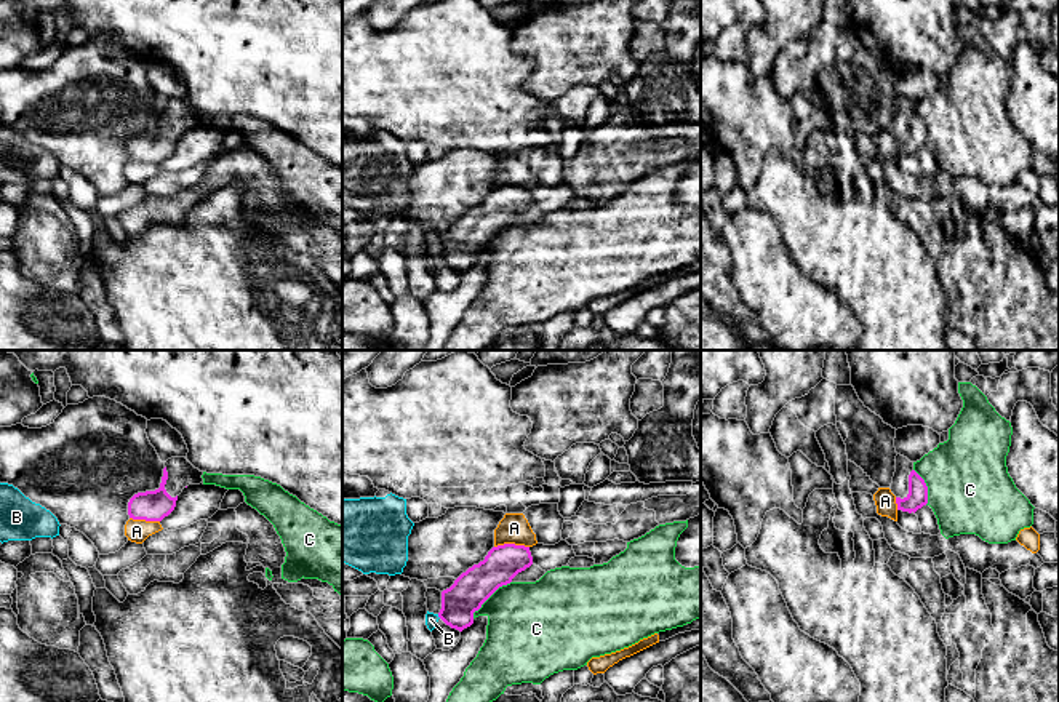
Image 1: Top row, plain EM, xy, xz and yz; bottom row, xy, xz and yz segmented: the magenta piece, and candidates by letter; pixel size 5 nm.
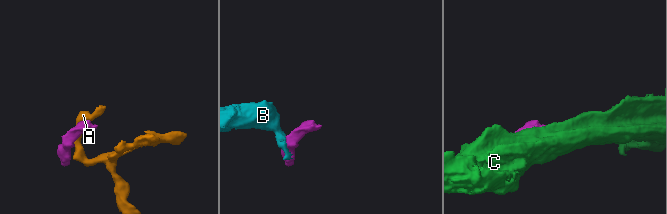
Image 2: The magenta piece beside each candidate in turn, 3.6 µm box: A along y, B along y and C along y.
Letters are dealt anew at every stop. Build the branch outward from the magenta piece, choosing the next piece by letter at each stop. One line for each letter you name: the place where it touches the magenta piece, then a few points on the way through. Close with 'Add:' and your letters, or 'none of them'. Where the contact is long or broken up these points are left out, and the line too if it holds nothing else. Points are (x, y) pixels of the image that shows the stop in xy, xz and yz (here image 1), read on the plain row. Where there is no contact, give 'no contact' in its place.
Add: none of them

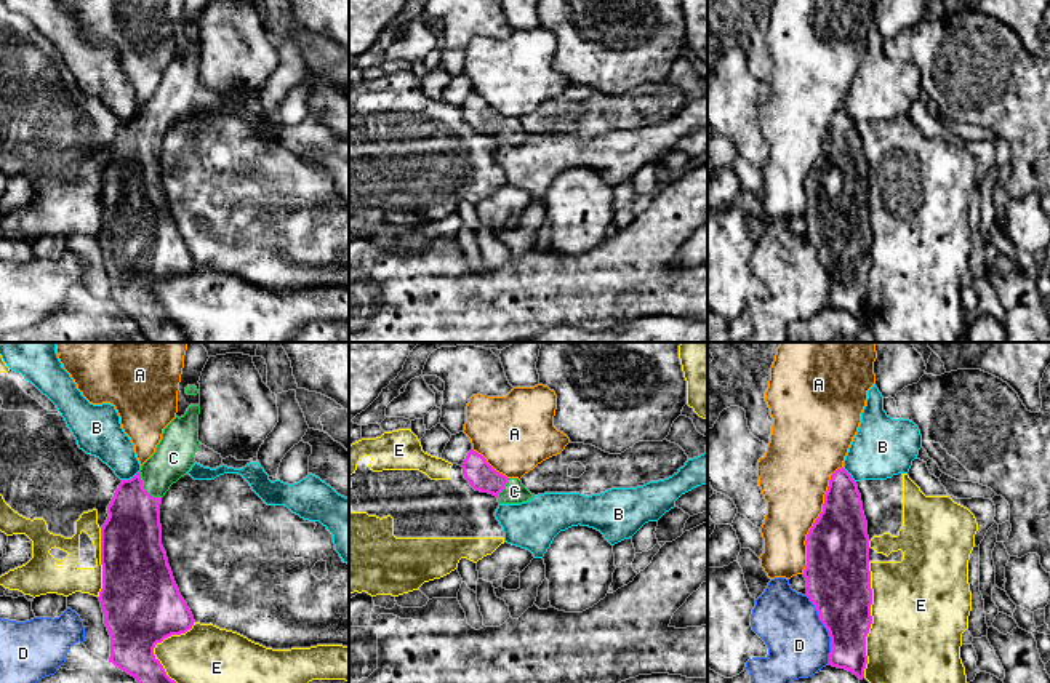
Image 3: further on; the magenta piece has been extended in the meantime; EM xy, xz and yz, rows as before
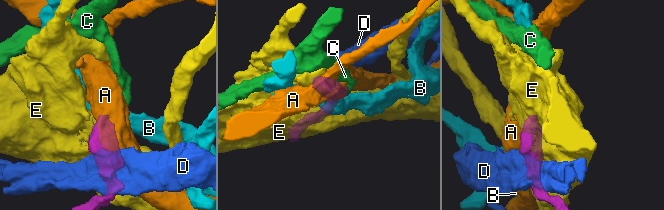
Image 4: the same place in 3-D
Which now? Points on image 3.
C: xy (143, 130) | across xy (132, 178), (133, 154), (143, 130), (173, 99)
Add: C

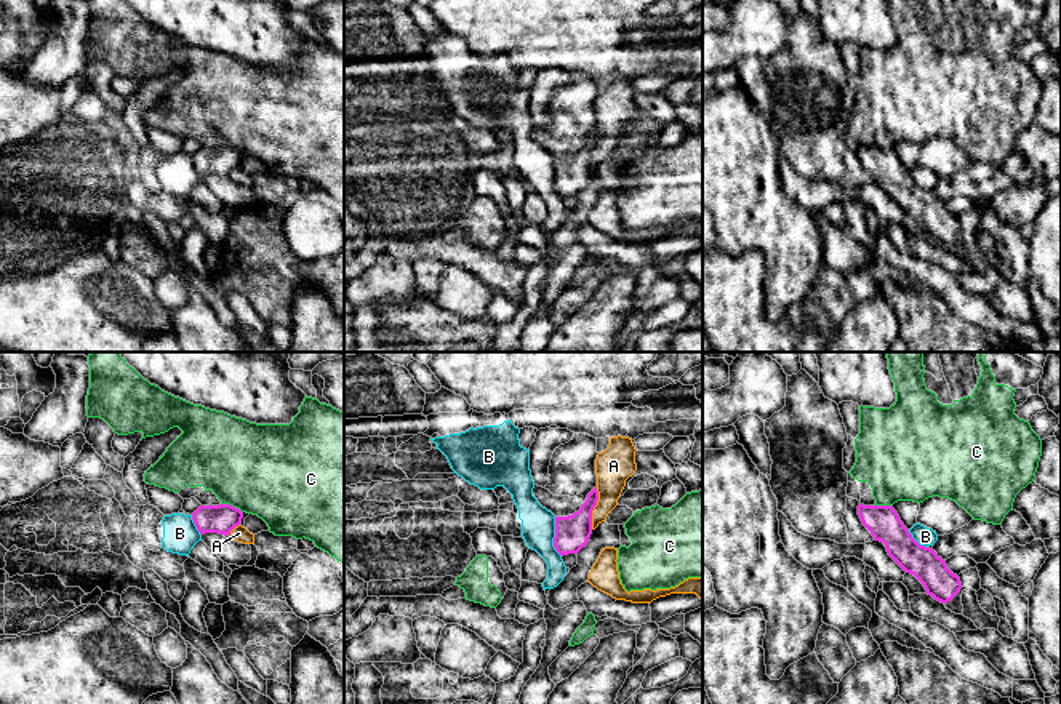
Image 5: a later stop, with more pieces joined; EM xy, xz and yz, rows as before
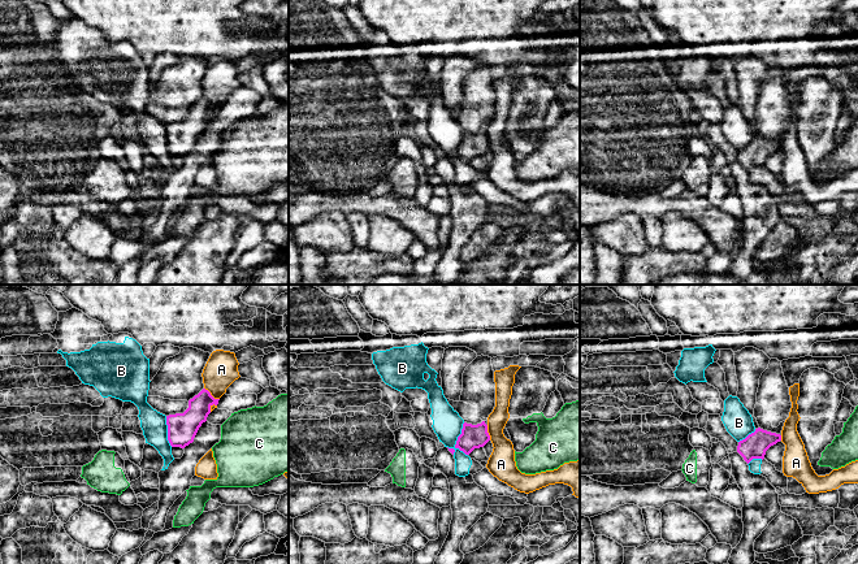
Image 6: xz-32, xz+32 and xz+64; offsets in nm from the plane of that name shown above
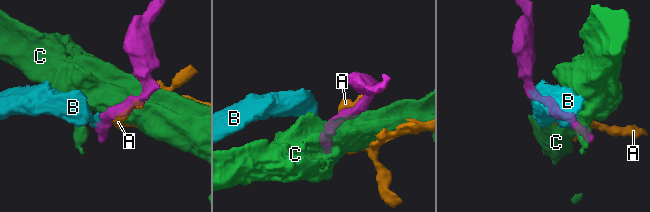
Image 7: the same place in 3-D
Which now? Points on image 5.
Add: none of them

